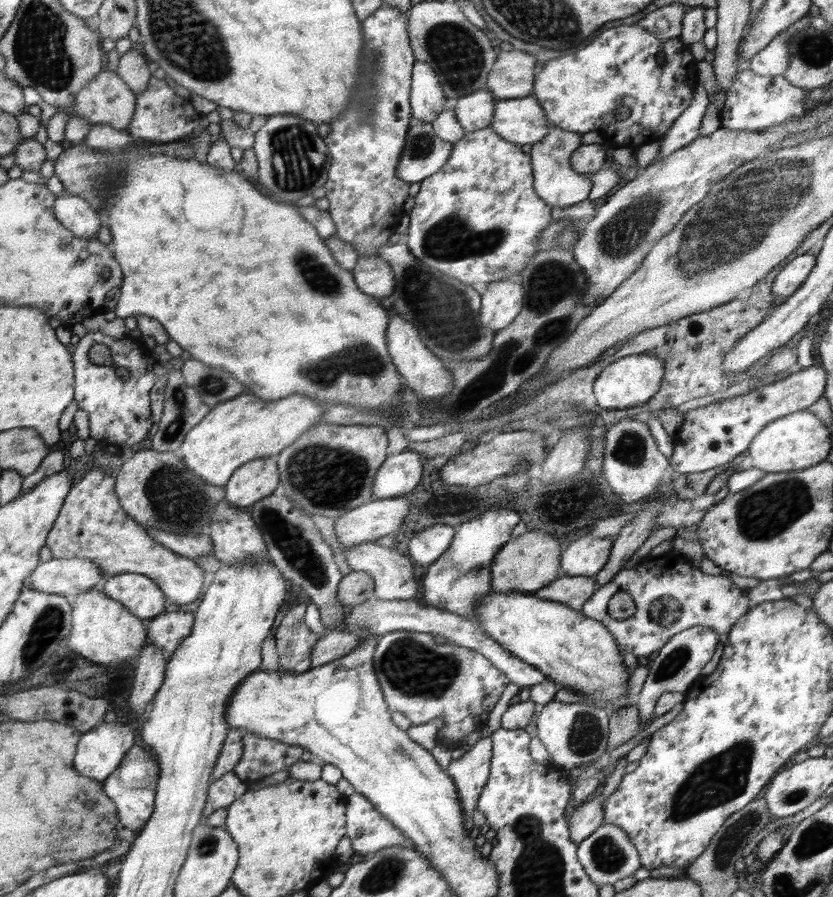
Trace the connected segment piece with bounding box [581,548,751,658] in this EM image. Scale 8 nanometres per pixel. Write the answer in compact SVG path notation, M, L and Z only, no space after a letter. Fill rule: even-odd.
M672 548L661 557L646 559L630 570L623 569L608 584L599 587L581 611L588 618L603 623L607 630L611 631L615 641L619 643L620 654L630 652L639 658L640 656L653 657L675 634L682 633L694 626L707 626L719 631L720 636L726 636L732 630L735 622L751 609L750 604L748 589L740 588L730 579L722 578L722 576L704 574L702 570L698 570L698 567ZM616 592L628 592L632 596L636 605L636 612L632 616L626 619L614 619L608 614L608 602Z

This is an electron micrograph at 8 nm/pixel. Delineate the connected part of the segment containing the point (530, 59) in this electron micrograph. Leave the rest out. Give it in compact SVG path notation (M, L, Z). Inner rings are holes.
M520 50L502 51L492 65L487 91L497 100L528 97L535 87L534 68L534 56Z

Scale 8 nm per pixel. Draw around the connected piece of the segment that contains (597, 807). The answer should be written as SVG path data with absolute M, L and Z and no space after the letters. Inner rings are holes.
M590 796L571 810L571 840L576 844L588 838L603 824L603 800Z

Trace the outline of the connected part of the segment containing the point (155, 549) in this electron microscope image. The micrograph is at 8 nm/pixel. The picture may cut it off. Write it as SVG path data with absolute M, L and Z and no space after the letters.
M107 469L92 470L82 479L66 499L63 512L55 522L47 545L53 550L56 559L90 559L98 564L106 576L106 585L111 578L127 573L148 575L155 579L168 598L178 604L192 604L201 597L201 594L208 588L207 574L204 568L200 567L196 559L178 554L175 550L168 548L161 543L148 528L141 526L135 518L124 508L116 492L116 473Z

